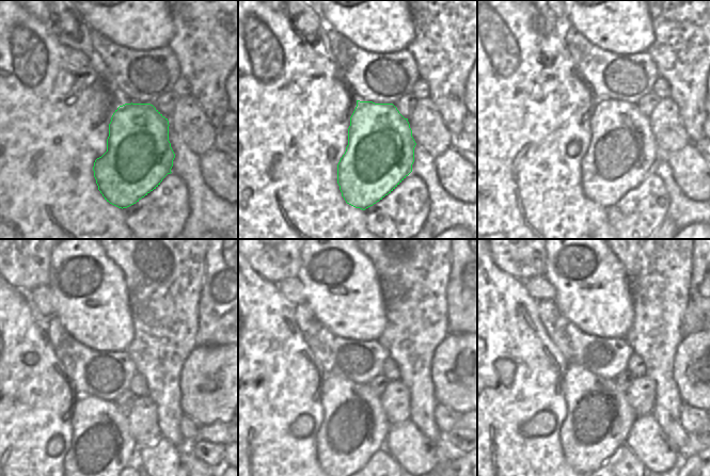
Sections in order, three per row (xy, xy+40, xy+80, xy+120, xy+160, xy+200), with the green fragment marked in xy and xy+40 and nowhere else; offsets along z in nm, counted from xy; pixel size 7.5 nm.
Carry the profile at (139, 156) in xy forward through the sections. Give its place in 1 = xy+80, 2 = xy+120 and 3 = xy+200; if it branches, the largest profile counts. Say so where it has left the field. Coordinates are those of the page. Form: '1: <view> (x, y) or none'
1: xy+80 (621, 153)
2: xy+120 (125, 412)
3: xy+200 (599, 416)

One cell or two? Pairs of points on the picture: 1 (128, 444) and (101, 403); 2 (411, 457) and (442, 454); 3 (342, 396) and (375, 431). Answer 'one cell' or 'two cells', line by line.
1: one cell
2: two cells
3: one cell

